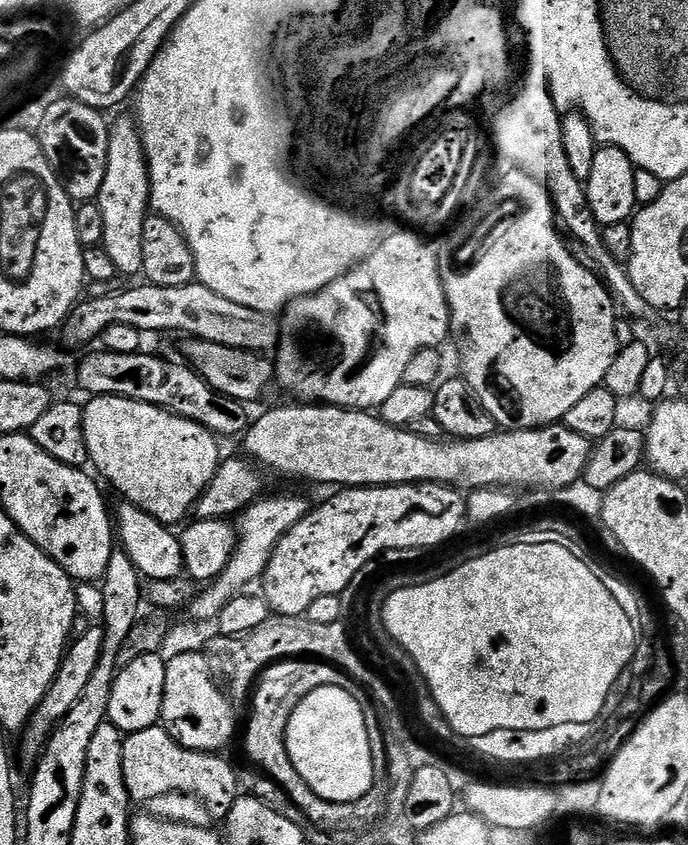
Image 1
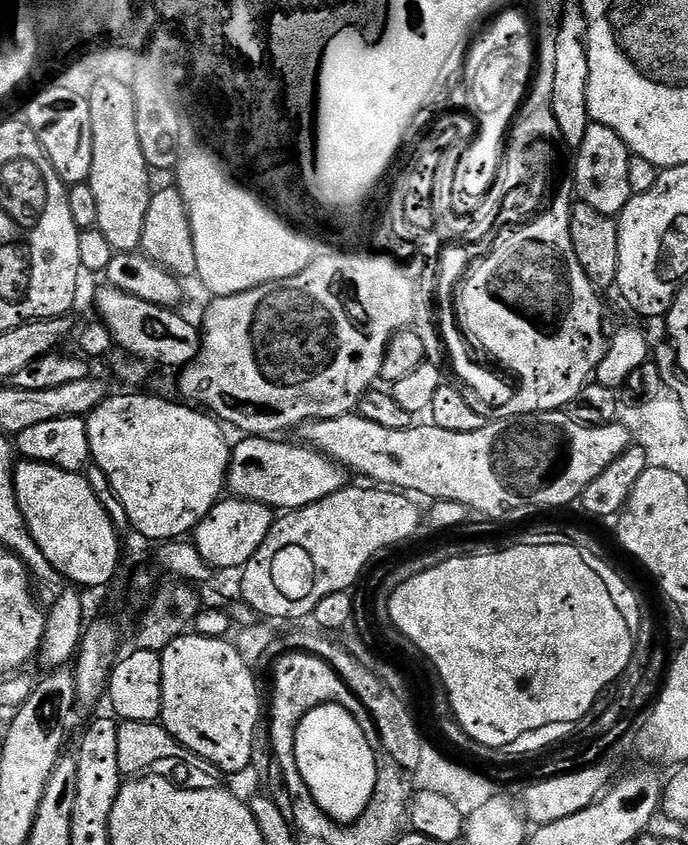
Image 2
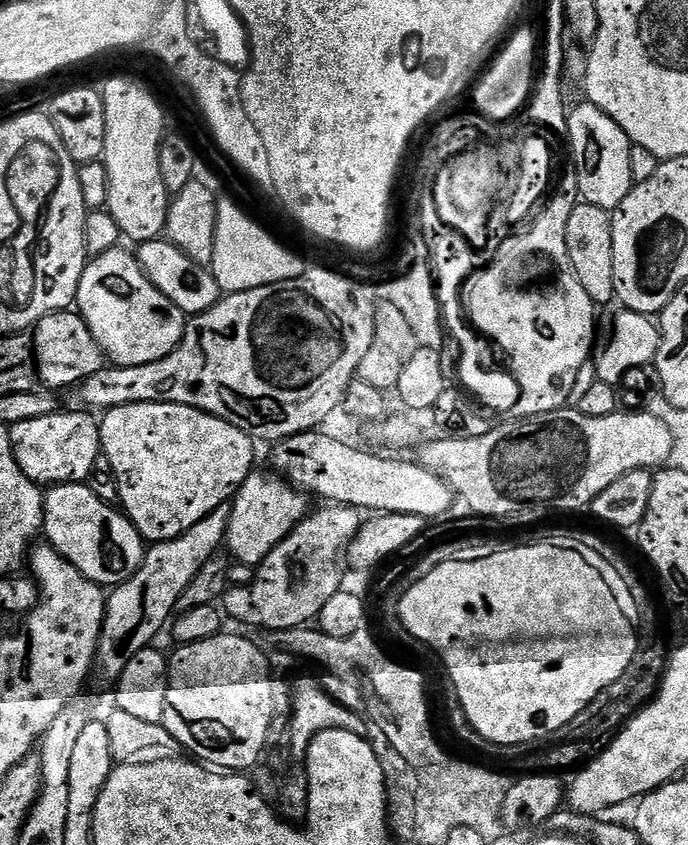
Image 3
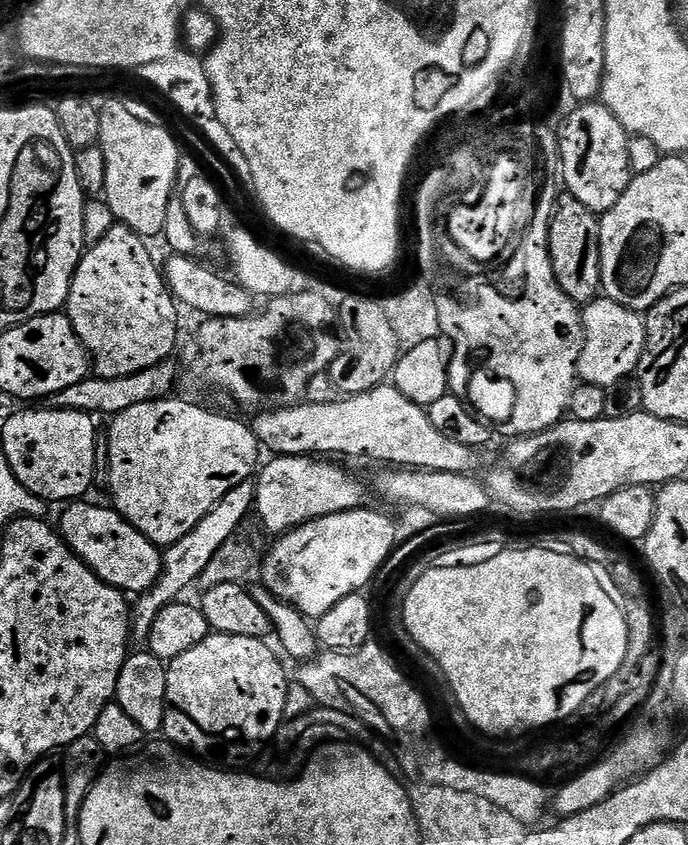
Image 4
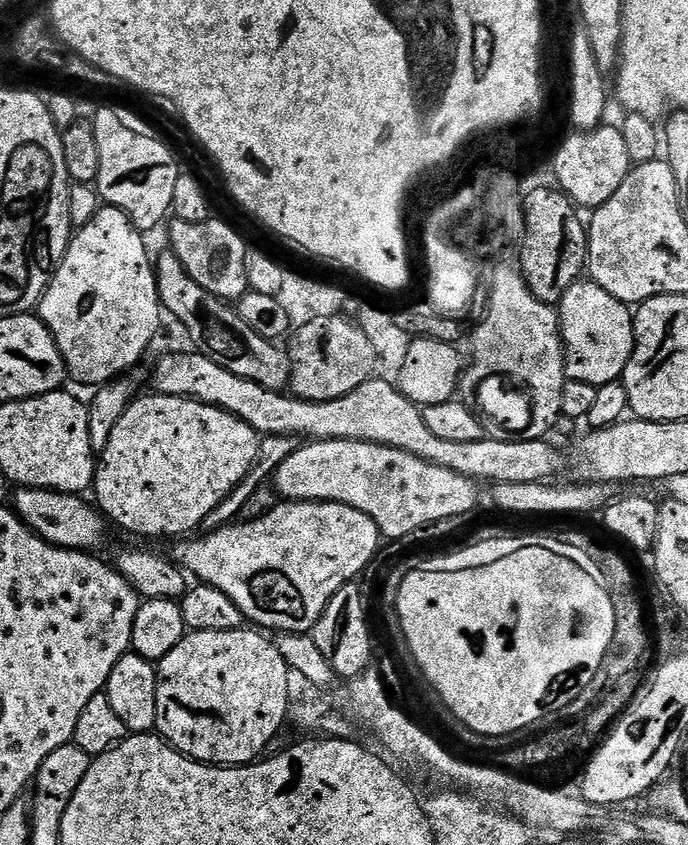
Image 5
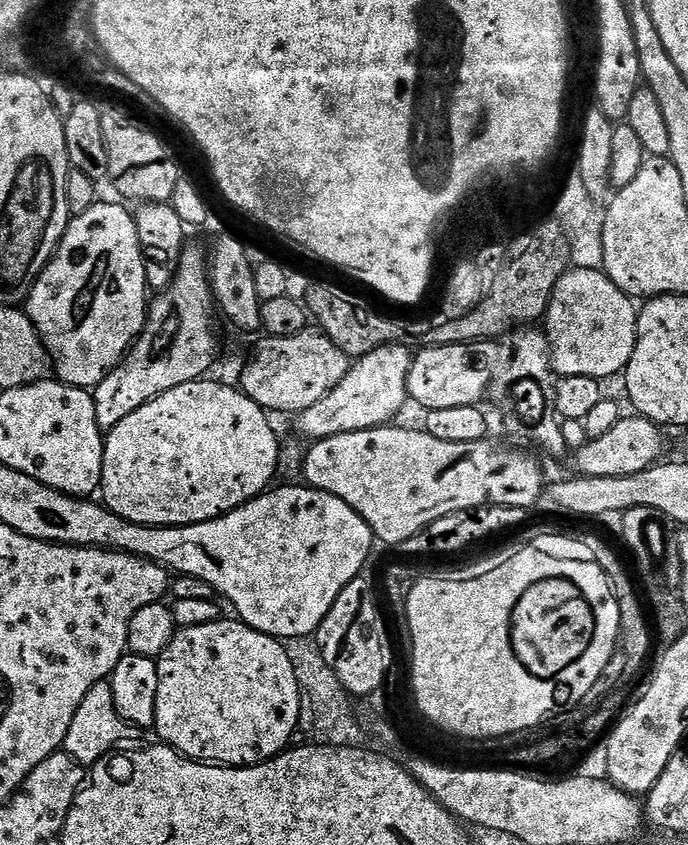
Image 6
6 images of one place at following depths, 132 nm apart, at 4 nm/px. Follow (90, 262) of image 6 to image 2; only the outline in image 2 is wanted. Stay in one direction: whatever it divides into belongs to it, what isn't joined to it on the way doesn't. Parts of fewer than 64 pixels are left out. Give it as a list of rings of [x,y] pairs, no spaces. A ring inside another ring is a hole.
[[[109,286],[102,288],[96,304],[104,315],[101,316],[103,323],[108,325],[115,343],[119,347],[121,344],[132,355],[129,357],[139,358],[144,362],[157,360],[168,368],[176,368],[175,370],[183,369],[196,359],[200,352],[201,329],[197,325],[195,328],[186,317],[179,316],[179,311],[139,300],[116,288]]]

